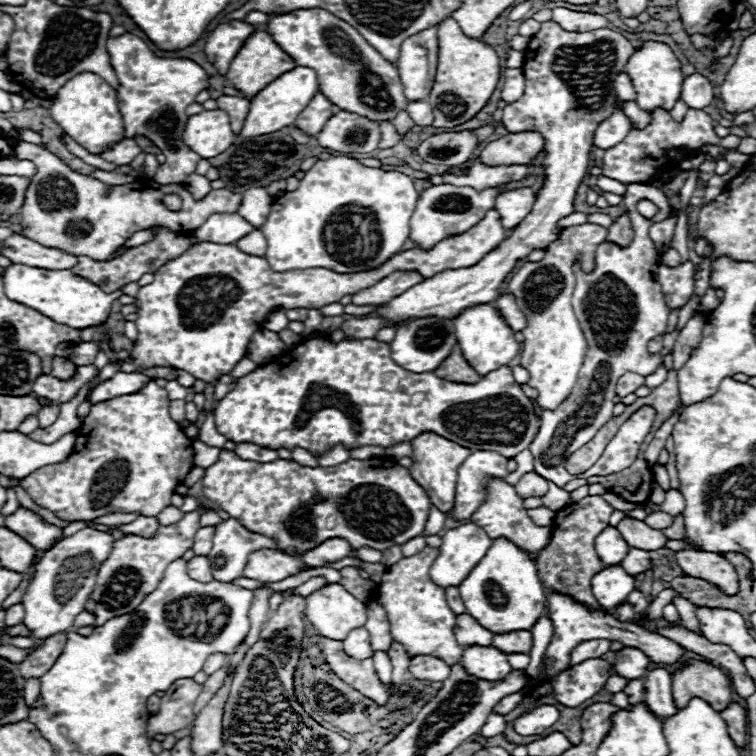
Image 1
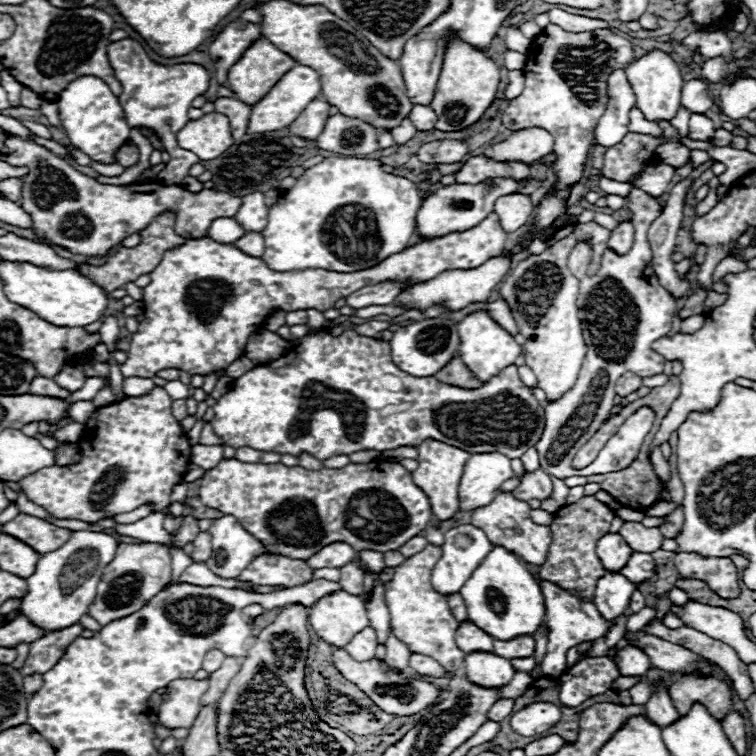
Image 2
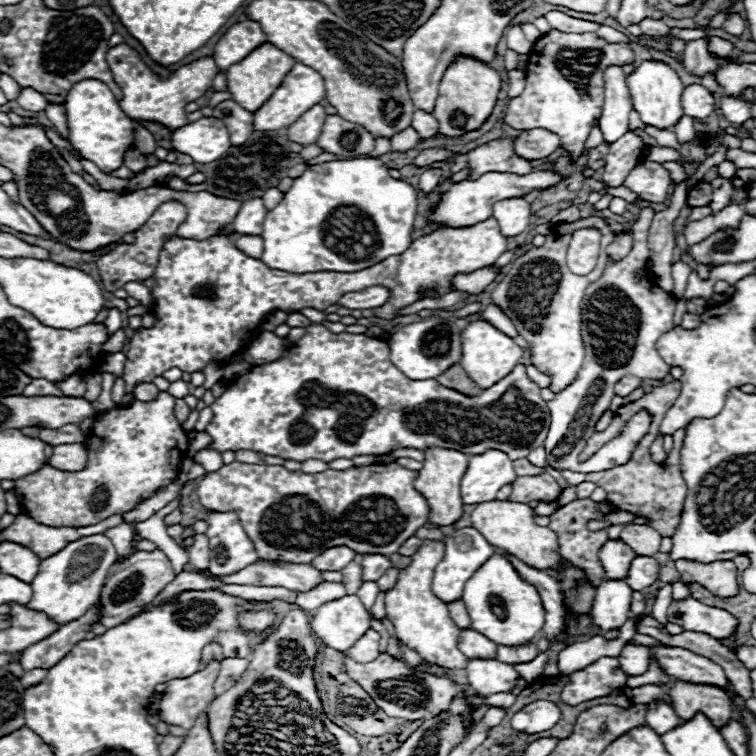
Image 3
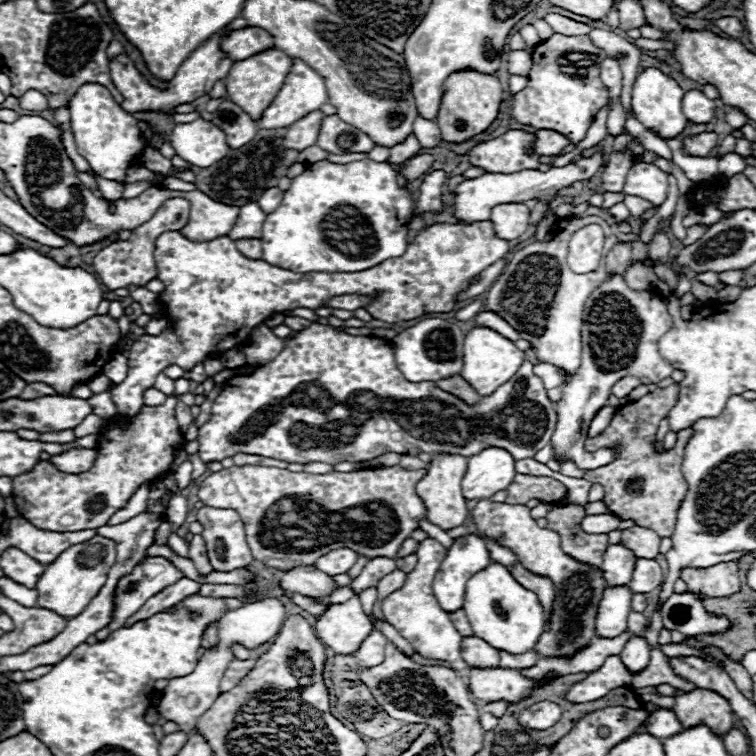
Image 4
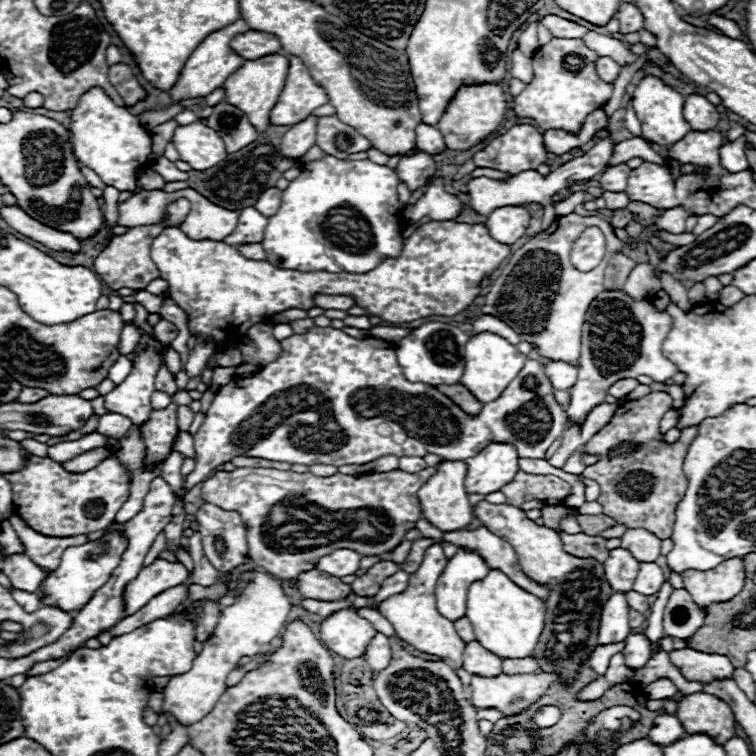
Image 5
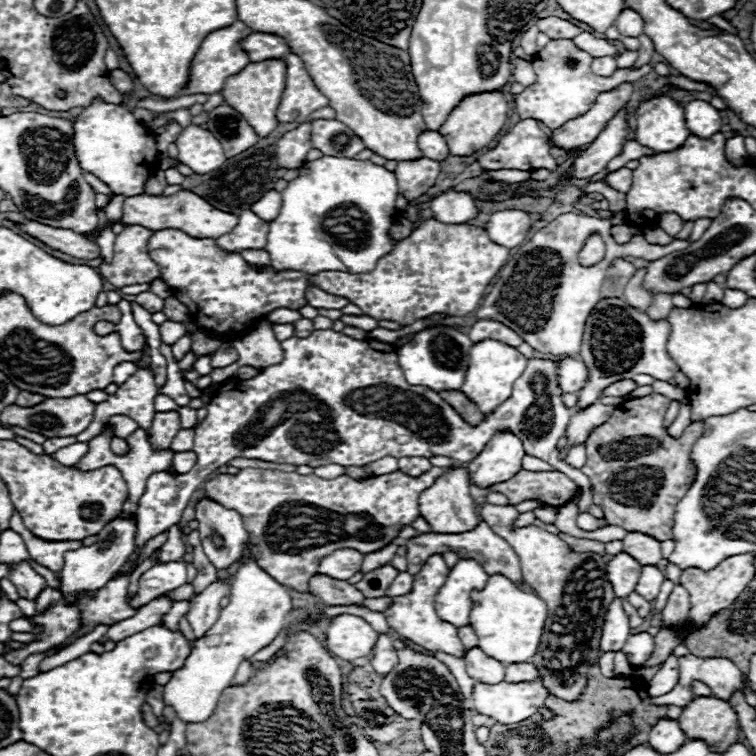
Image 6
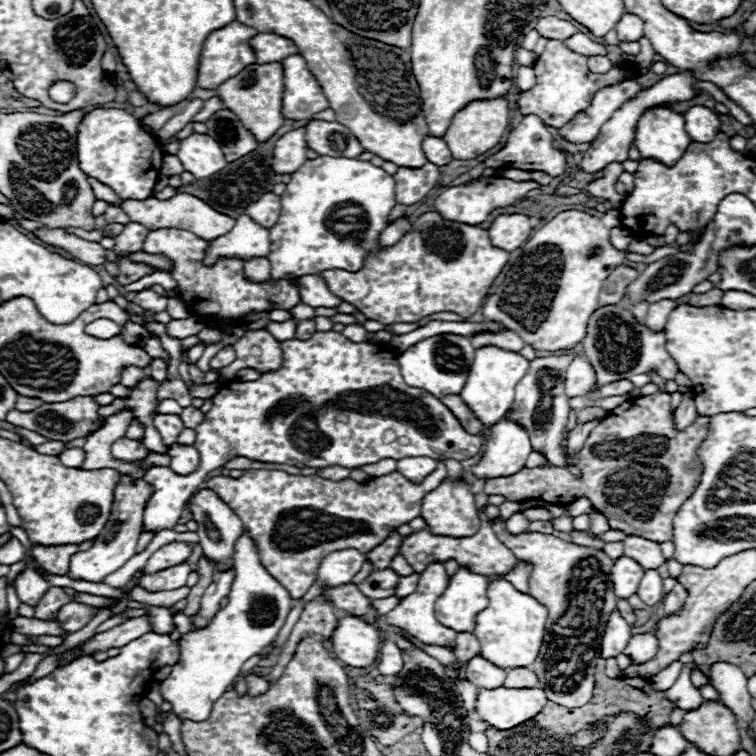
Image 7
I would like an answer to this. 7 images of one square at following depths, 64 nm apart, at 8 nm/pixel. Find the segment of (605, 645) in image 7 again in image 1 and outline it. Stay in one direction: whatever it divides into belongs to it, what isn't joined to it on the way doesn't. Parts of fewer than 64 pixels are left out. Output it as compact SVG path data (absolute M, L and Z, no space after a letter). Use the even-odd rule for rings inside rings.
M620 564L604 566L592 578L592 594L606 610L612 610L614 606L626 602L632 590L634 590L634 578L628 576L628 572L624 572Z

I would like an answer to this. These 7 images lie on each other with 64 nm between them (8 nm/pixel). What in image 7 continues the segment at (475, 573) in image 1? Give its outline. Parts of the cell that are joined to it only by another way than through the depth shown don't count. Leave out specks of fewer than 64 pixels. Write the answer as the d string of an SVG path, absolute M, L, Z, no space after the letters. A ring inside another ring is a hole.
M496 578L486 590L488 606L478 612L474 634L480 640L480 650L486 660L500 668L522 668L530 666L542 646L548 610L530 594L516 590L508 580Z

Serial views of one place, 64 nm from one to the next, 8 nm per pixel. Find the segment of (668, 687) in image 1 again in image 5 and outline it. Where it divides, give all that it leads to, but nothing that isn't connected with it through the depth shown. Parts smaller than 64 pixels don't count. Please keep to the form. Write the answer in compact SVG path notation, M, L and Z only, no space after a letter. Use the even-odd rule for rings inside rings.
M660 714L660 716L654 718L654 726L650 728L648 736L660 746L668 746L674 740L680 740L682 736L686 736L686 730L682 728L682 724L676 716Z

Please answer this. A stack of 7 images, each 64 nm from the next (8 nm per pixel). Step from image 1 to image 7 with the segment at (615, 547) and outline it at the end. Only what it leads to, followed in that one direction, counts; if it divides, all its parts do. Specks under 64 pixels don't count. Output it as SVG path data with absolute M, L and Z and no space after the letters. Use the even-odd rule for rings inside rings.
M620 556L612 566L612 584L614 584L616 596L628 598L636 594L642 576L644 576L644 568L636 560L628 556Z

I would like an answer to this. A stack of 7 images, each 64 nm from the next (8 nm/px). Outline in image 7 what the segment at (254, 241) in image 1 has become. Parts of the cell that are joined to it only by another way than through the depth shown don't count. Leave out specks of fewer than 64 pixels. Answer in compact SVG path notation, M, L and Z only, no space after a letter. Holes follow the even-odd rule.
M248 258L248 260L244 260L244 270L250 280L268 280L270 278L268 258Z

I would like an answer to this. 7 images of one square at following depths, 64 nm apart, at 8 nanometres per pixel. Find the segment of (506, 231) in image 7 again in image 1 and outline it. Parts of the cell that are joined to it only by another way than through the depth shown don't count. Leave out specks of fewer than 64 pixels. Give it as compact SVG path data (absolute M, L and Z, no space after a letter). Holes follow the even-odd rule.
M512 188L502 192L494 202L494 208L502 218L502 226L506 230L512 230L516 224L520 224L530 214L534 200L536 194L532 188Z

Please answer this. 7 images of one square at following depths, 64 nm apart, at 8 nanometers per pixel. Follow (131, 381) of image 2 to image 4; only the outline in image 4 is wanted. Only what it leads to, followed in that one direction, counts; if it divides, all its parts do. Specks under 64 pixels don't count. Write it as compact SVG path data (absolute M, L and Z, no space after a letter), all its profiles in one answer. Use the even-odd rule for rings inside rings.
M148 388L148 390L144 392L144 402L150 404L150 406L158 406L158 404L162 404L164 400L166 400L166 394L162 394L162 392L156 390L156 388Z

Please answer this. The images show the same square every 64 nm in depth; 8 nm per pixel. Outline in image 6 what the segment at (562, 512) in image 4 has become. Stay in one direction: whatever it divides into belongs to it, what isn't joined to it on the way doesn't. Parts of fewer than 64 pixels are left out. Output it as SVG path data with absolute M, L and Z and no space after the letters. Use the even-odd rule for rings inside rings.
M542 506L542 508L536 508L534 514L536 514L538 520L542 520L542 522L546 522L546 524L554 524L554 520L556 520L556 516L558 516L558 510L552 508L552 506ZM562 534L562 540L568 544L568 548L572 548L574 552L596 552L600 556L606 556L604 550L604 542L598 540L586 540L586 538L572 538L568 534Z

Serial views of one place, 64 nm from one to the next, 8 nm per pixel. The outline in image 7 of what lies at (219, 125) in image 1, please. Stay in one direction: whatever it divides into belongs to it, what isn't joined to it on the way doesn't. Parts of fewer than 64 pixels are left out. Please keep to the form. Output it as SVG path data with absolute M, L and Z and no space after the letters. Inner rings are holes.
M192 132L188 138L180 140L180 150L176 156L180 158L184 170L192 172L196 178L208 178L226 166L220 144L198 132Z

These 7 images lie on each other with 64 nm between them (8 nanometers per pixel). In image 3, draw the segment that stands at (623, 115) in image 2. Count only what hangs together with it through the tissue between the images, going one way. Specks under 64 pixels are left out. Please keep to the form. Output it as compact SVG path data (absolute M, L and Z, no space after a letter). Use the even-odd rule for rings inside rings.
M610 66L604 72L606 104L598 120L604 142L612 144L628 132L628 112L632 110L632 96L626 84L626 76L620 66Z

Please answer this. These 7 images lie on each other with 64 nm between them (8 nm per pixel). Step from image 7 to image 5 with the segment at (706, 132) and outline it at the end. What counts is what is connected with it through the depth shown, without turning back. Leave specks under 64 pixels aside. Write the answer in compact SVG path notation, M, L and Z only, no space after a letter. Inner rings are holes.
M690 94L684 100L684 118L688 120L688 124L694 130L706 132L706 130L714 130L714 126L718 124L718 110L714 104L710 104L704 96L700 94Z

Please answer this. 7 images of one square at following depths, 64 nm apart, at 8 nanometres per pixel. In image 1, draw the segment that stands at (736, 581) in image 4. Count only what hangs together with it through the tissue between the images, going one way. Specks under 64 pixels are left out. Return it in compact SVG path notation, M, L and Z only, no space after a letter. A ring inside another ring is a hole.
M682 550L676 552L676 562L686 576L698 576L712 584L716 584L726 594L738 592L738 578L736 570L728 560L712 552L698 552L698 550Z

